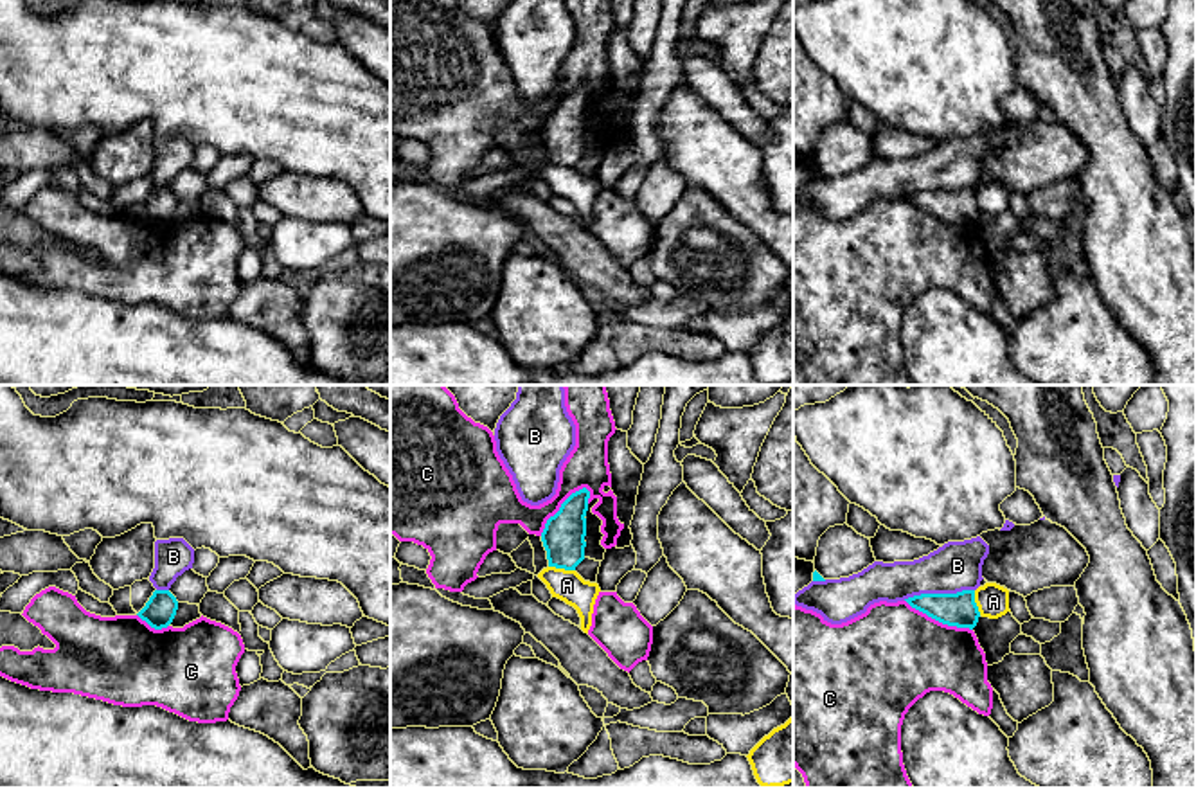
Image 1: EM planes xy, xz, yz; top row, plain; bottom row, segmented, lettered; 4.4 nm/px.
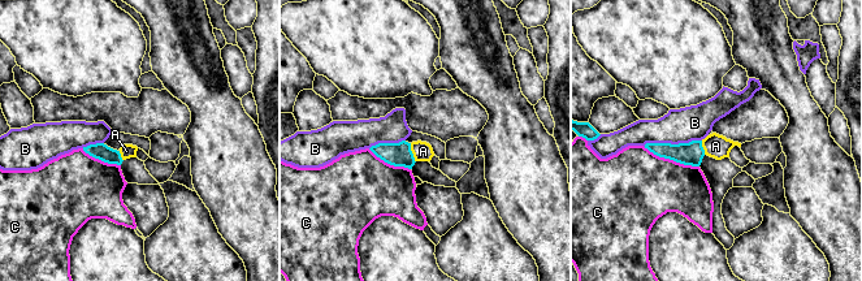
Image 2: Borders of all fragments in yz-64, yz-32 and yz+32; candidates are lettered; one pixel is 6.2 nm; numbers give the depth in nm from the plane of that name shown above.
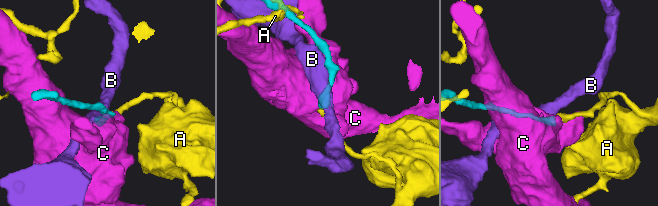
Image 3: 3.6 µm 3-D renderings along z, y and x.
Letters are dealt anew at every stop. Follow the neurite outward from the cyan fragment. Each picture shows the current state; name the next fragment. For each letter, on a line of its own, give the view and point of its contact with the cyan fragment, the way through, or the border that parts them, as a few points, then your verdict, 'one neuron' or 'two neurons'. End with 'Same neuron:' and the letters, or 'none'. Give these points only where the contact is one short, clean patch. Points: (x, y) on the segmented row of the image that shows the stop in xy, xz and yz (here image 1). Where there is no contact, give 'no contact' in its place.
A: meets cyan in xz at (562, 567); border along xz (549, 565), (574, 571); two neurons
B: meets cyan in yz at (937, 594); two neurons
C: meets cyan in xz at (562, 506); two neurons
Same neuron: none

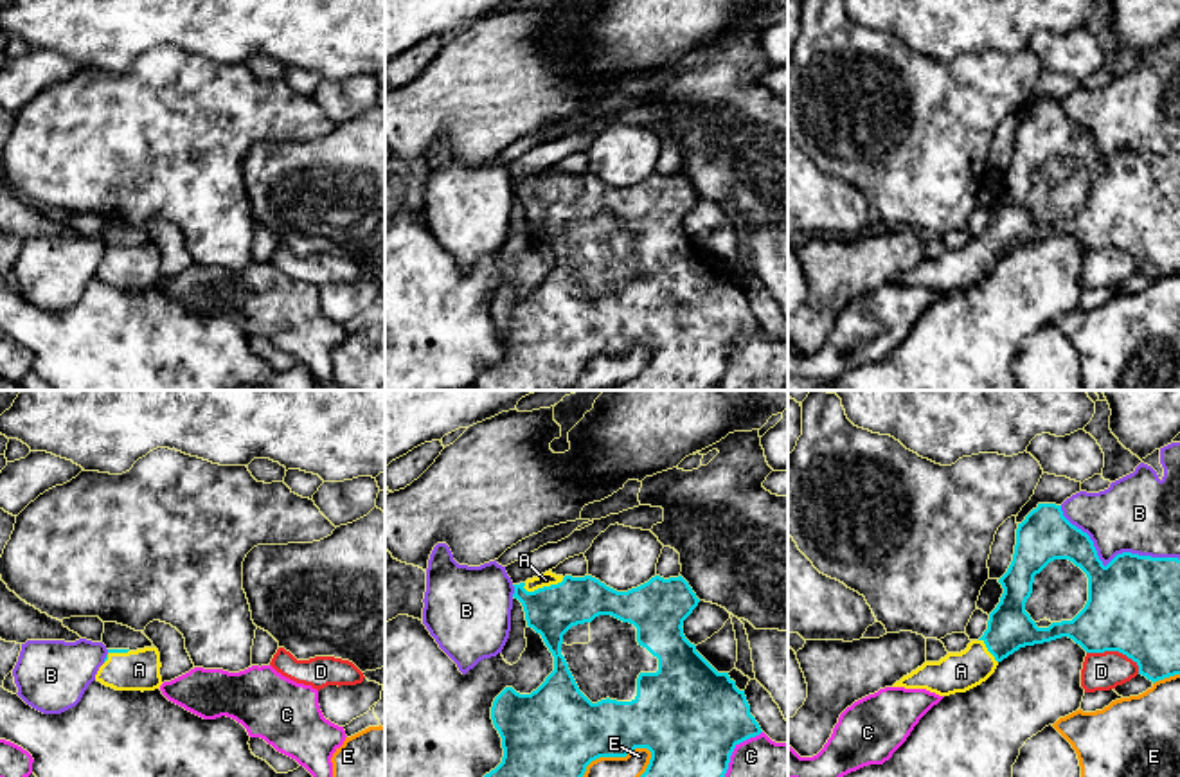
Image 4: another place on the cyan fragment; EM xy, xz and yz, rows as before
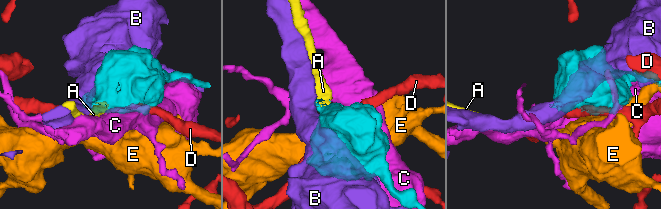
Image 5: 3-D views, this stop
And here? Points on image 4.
A: meets cyan in xz at (544, 587); runs through xz (553, 610), (544, 587), (545, 580); one neuron
B: meets cyan in yz at (1110, 562); two neurons
C: meets cyan in xz at (734, 747); two neurons
D: meets cyan in yz at (1116, 650); two neurons
E: meets cyan in xz at (614, 756); two neurons
Same neuron: A

